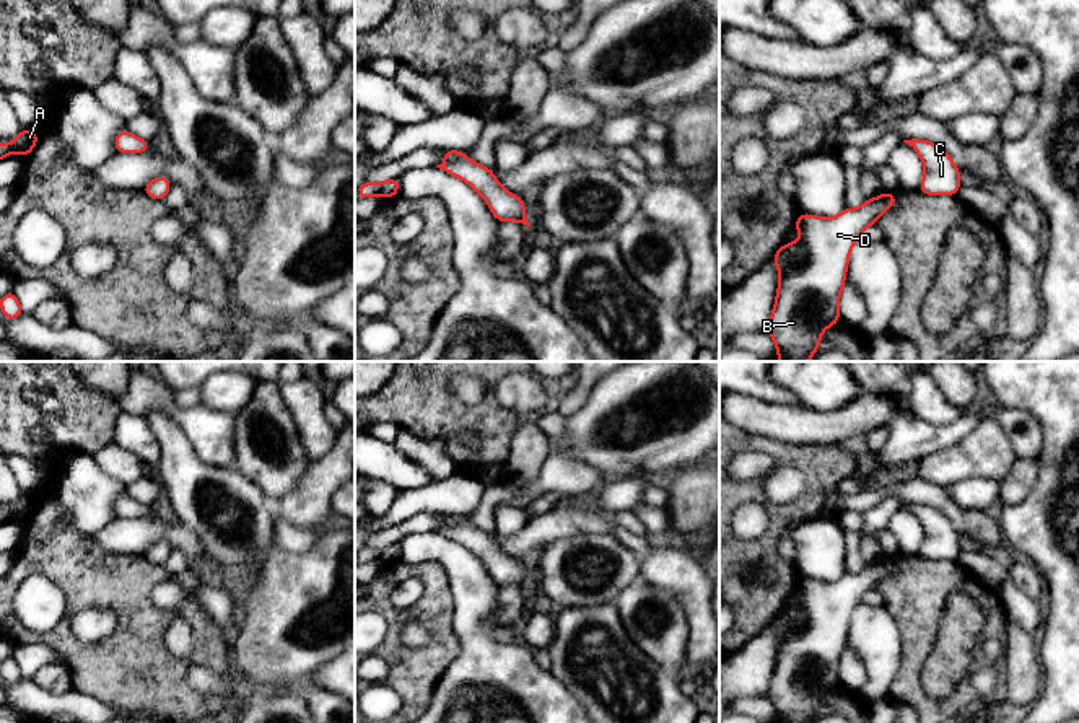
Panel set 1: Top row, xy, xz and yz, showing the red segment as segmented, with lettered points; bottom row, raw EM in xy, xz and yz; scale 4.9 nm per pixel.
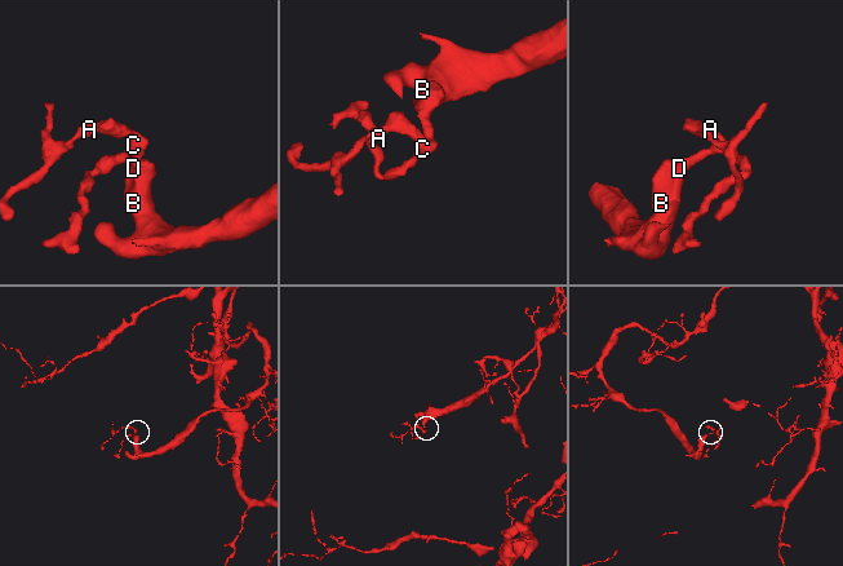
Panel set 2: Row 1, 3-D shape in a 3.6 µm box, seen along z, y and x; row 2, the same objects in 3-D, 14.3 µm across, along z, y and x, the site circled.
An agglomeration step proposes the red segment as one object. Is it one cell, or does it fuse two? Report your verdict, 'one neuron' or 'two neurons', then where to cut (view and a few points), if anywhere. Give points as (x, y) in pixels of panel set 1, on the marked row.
one neuron | no cut

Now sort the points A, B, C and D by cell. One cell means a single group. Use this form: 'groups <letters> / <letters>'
groups A B C D

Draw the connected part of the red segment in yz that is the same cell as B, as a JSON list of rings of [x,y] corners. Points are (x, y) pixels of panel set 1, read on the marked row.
[[[897,191],[884,192],[876,199],[867,199],[858,208],[846,207],[841,213],[832,218],[819,218],[809,213],[797,215],[794,230],[799,231],[801,239],[797,243],[784,243],[773,256],[773,262],[780,272],[780,282],[767,332],[776,345],[780,362],[809,362],[809,358],[819,350],[823,331],[840,322],[840,293],[846,280],[850,252],[854,243],[863,236],[863,231],[867,226],[876,225],[877,218],[895,205],[895,197]]]

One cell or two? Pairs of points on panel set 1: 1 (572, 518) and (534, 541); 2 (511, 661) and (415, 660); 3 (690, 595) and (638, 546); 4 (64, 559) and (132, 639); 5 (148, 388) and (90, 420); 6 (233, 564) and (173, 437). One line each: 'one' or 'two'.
1: one
2: two
3: two
4: one
5: two
6: one

